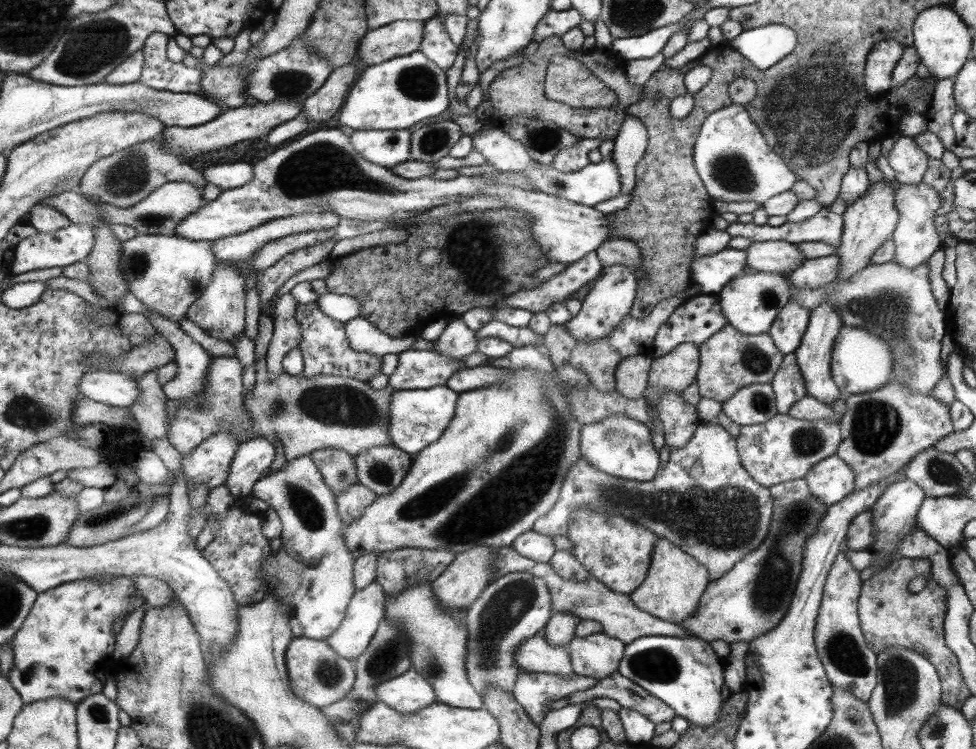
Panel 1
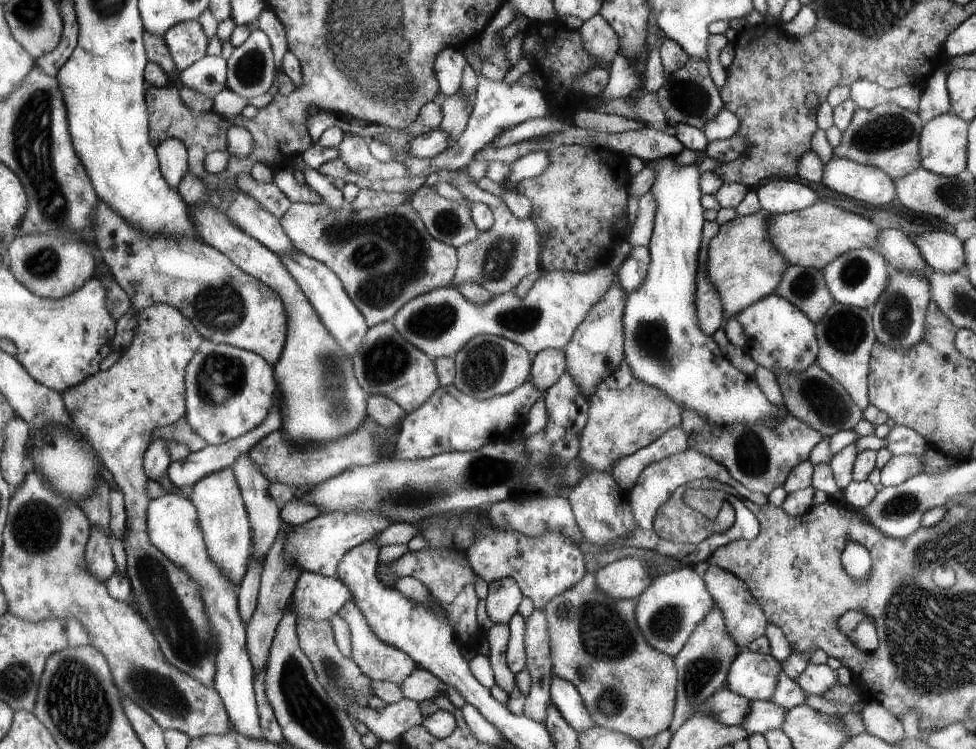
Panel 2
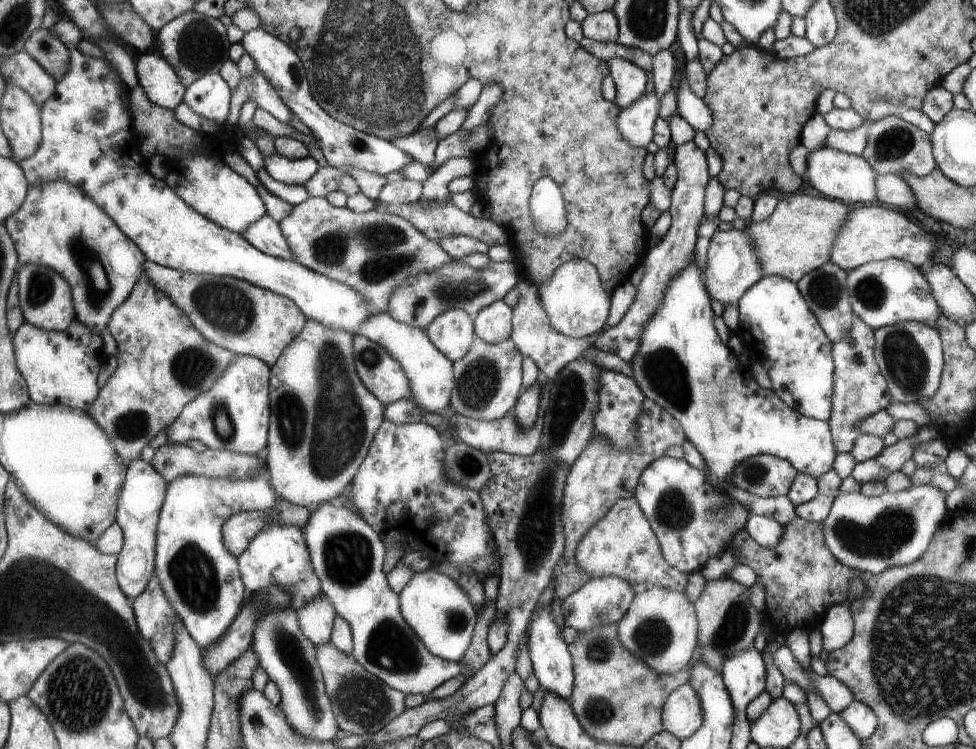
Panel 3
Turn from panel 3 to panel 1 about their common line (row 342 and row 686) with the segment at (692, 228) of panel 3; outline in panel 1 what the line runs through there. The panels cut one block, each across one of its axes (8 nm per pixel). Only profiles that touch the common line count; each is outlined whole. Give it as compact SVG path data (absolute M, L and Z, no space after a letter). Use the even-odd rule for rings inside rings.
M617 671L598 680L591 688L574 692L569 697L571 705L585 703L595 697L612 698L620 708L627 708L647 717L653 724L667 722L675 718L672 708L654 697L628 677Z

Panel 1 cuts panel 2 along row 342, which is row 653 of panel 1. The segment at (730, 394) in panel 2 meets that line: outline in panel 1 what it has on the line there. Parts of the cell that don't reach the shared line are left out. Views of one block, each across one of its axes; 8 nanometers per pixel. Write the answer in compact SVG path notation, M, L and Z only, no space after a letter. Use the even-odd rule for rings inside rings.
M641 636L624 647L624 656L616 671L621 673L621 676L628 677L629 680L636 682L654 697L664 701L669 708L673 709L675 716L680 716L691 724L711 726L720 715L725 689L723 686L723 664L713 654L713 650L707 641L695 636L685 638Z

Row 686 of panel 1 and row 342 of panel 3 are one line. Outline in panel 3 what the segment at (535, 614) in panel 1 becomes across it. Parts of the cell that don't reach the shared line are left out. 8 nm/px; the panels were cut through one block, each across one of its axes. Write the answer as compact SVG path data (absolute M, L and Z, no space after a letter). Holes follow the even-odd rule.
M511 337L504 341L487 344L474 338L469 350L456 361L452 361L452 371L456 386L451 392L449 406L461 416L492 421L505 416L516 404L522 379L522 354Z

